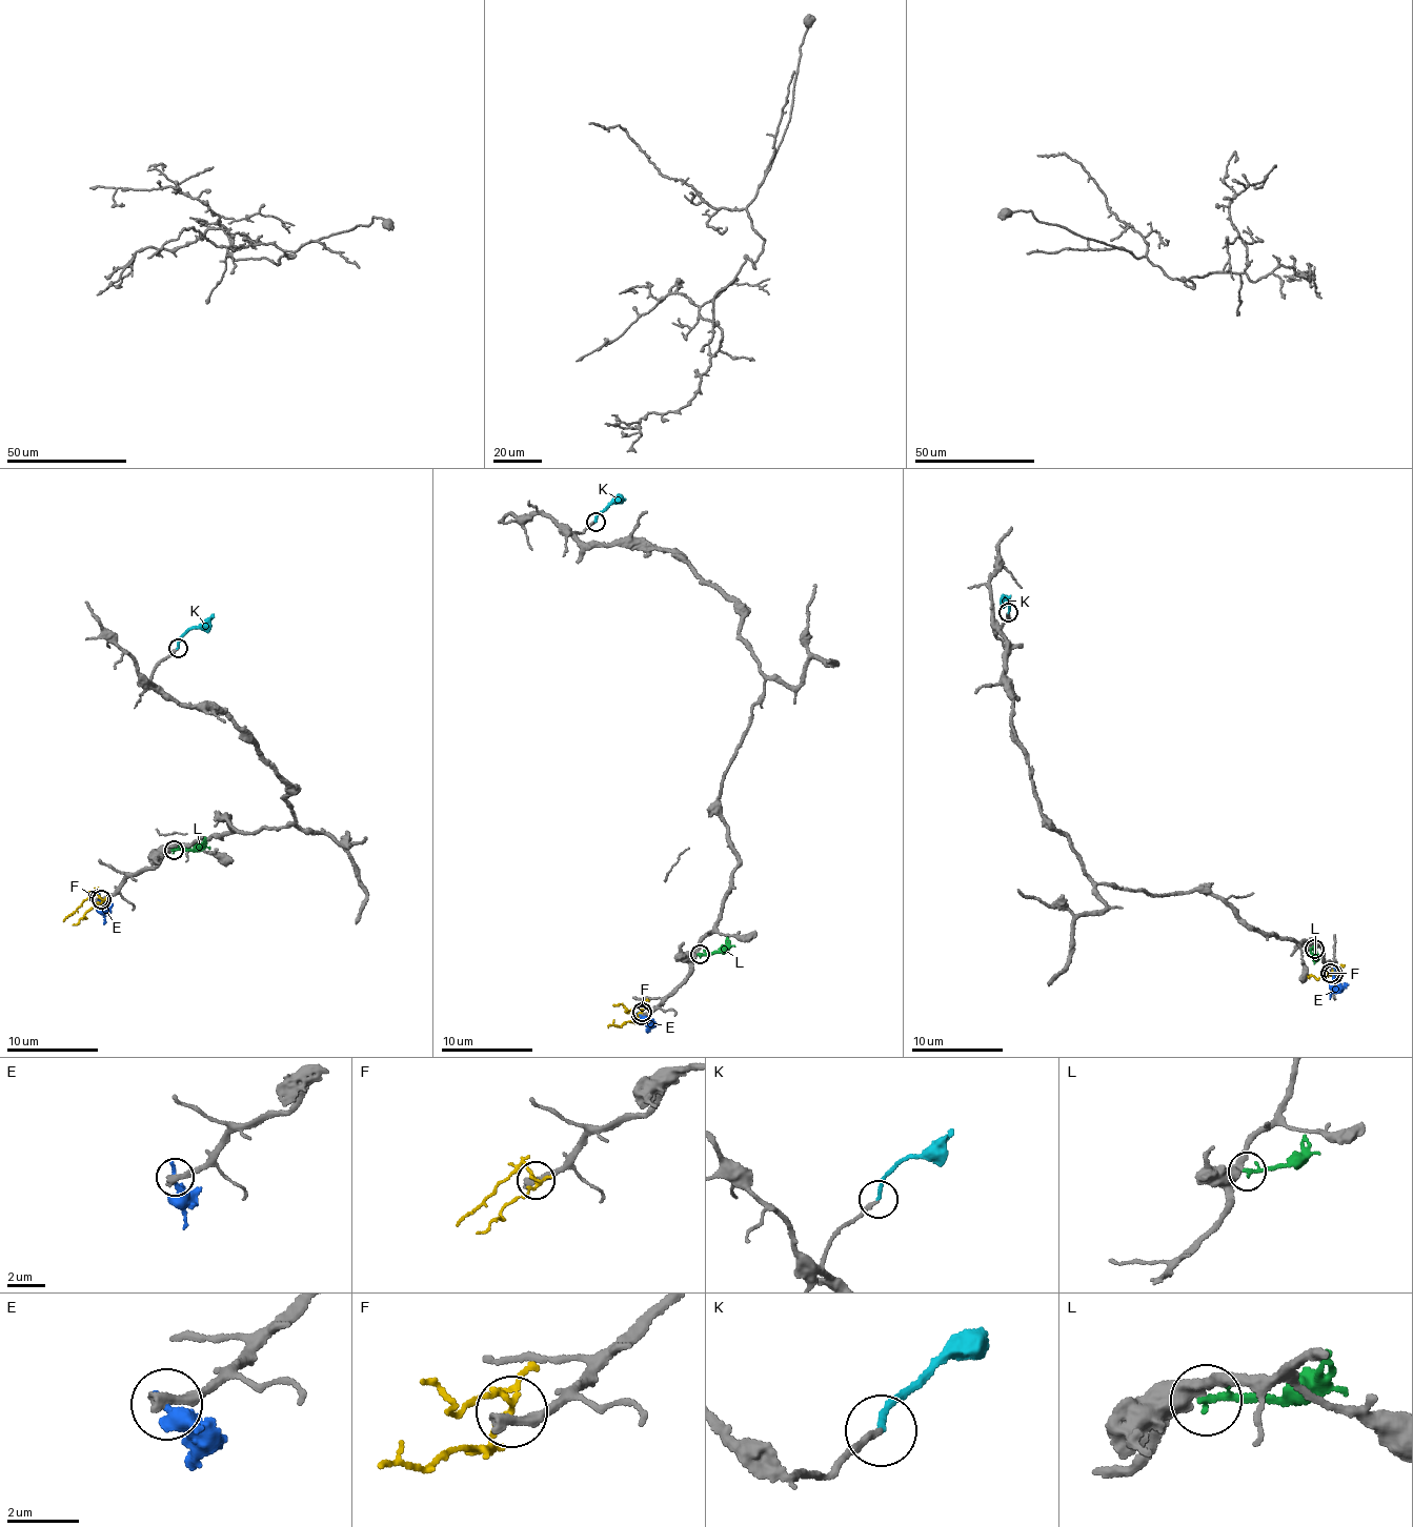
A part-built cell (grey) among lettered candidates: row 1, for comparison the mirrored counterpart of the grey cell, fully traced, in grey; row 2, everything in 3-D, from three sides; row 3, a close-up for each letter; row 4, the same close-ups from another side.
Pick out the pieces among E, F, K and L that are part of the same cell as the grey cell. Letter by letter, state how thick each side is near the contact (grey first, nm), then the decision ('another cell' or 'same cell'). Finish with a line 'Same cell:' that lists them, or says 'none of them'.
E: 400/260 nm | another cell
F: 400/110 nm | another cell
K: 170/170 nm | same cell
L: 380/240 nm | another cell
Same cell: K

